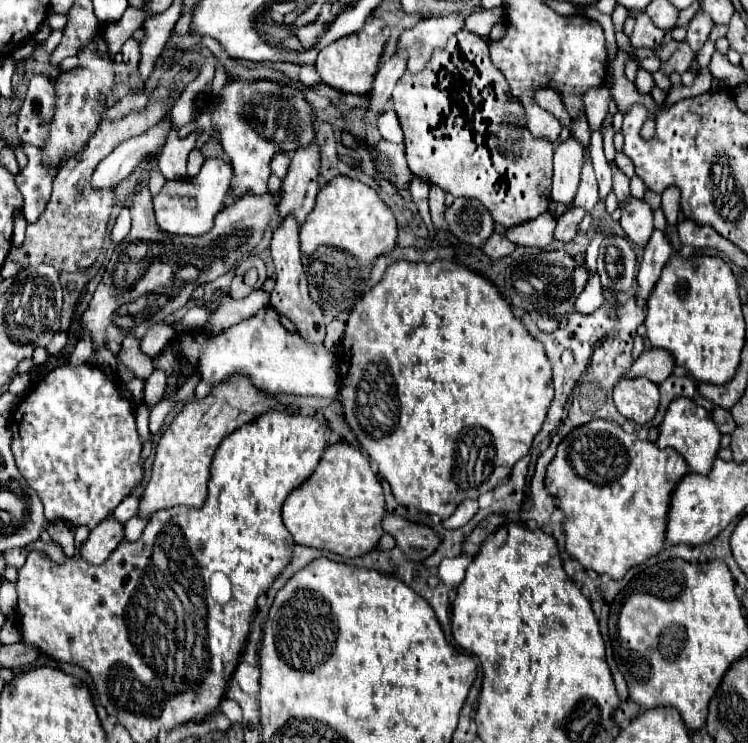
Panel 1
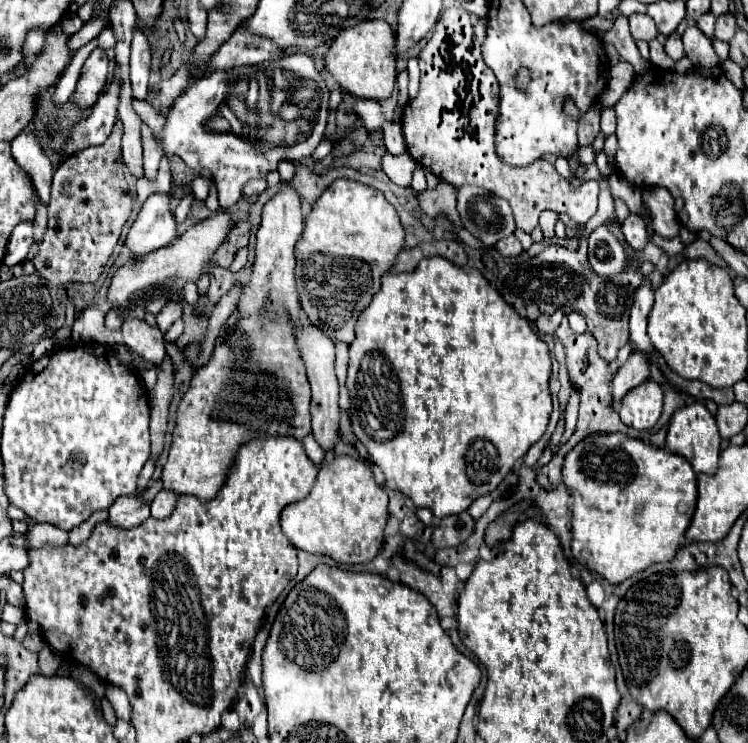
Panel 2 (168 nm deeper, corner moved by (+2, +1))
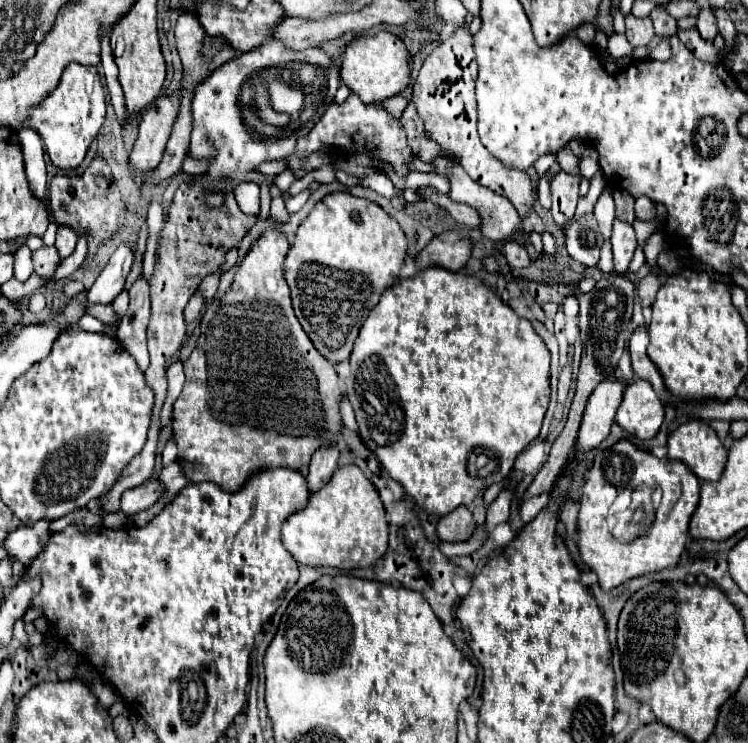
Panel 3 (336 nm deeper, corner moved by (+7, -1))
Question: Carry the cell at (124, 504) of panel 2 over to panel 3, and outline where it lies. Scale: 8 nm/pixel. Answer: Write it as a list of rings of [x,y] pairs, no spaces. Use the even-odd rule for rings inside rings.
[[[153,479],[149,483],[143,483],[141,487],[125,491],[121,497],[121,511],[125,515],[135,515],[139,511],[149,509],[159,497],[161,497],[161,487],[159,481]]]

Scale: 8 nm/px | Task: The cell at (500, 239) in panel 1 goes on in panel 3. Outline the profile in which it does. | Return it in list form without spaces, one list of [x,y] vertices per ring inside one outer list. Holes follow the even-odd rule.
[[[503,241],[503,253],[511,267],[527,267],[531,263],[527,251],[517,241]]]

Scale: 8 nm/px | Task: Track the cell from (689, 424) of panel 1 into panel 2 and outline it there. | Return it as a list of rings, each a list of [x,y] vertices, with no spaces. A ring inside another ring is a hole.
[[[704,403],[686,405],[674,413],[670,427],[668,427],[668,435],[666,435],[666,449],[686,457],[696,473],[706,473],[706,475],[716,473],[718,457],[720,457],[720,443],[722,443],[722,437],[718,433],[716,419],[708,413]]]

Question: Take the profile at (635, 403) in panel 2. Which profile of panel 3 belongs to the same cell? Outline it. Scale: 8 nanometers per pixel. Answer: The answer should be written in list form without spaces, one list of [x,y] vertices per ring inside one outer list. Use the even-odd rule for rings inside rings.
[[[637,379],[627,385],[615,421],[621,429],[639,439],[655,437],[663,423],[663,401],[649,381]]]

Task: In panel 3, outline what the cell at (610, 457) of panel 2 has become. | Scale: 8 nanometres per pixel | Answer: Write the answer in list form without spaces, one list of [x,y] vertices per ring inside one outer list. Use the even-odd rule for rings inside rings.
[[[621,439],[609,449],[599,449],[595,461],[587,471],[587,479],[583,485],[581,501],[579,501],[579,521],[577,521],[577,547],[579,557],[591,571],[597,573],[599,585],[605,591],[647,573],[655,573],[667,567],[675,567],[679,557],[689,541],[689,519],[699,503],[699,479],[685,467],[685,463],[659,459],[649,451],[637,449],[631,441]],[[647,483],[651,487],[663,489],[661,507],[653,521],[653,529],[647,535],[641,535],[629,543],[617,541],[607,527],[607,513],[613,505],[615,497],[623,489],[635,489],[637,485]]]

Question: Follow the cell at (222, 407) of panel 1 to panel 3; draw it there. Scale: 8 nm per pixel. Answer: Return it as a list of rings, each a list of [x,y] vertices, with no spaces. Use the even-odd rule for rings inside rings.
[[[267,229],[247,251],[247,255],[243,257],[237,273],[235,273],[235,281],[231,285],[231,289],[223,295],[221,303],[211,303],[203,315],[201,321],[201,337],[197,341],[197,347],[193,349],[191,357],[185,361],[185,387],[179,395],[179,399],[173,405],[173,439],[177,445],[177,463],[185,475],[185,479],[189,483],[215,483],[217,487],[221,487],[223,491],[237,491],[247,477],[253,471],[259,471],[263,467],[291,467],[291,469],[299,469],[303,465],[309,463],[311,453],[323,445],[333,445],[341,441],[341,417],[339,417],[339,397],[341,397],[341,385],[335,373],[335,367],[313,347],[311,339],[305,335],[301,323],[297,321],[293,307],[291,307],[291,295],[289,295],[289,285],[285,281],[283,275],[283,261],[285,255],[289,251],[289,241],[285,237],[285,233],[277,231],[277,229]]]

